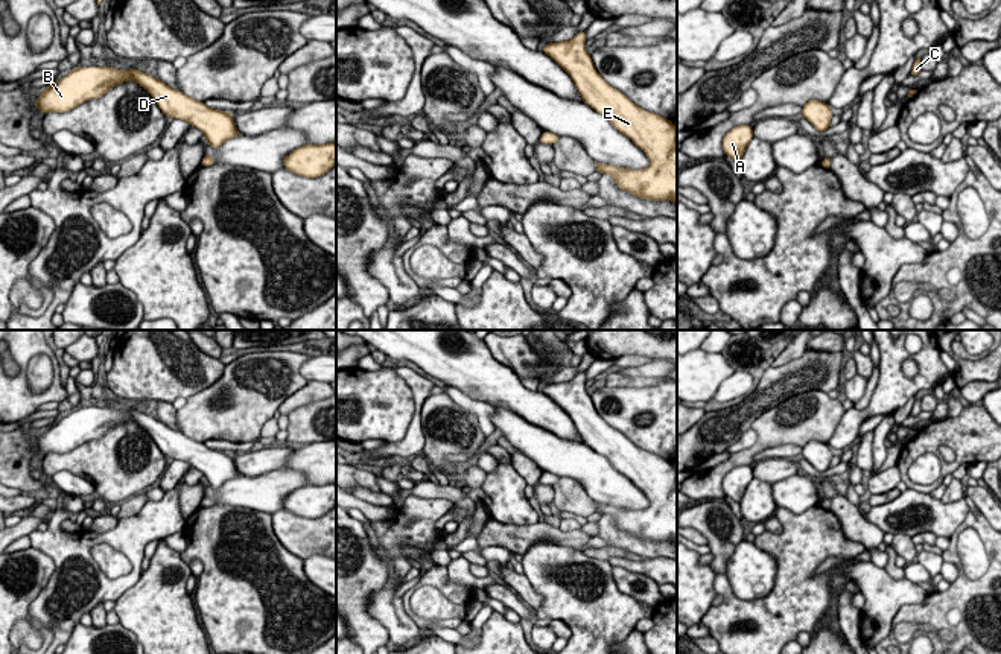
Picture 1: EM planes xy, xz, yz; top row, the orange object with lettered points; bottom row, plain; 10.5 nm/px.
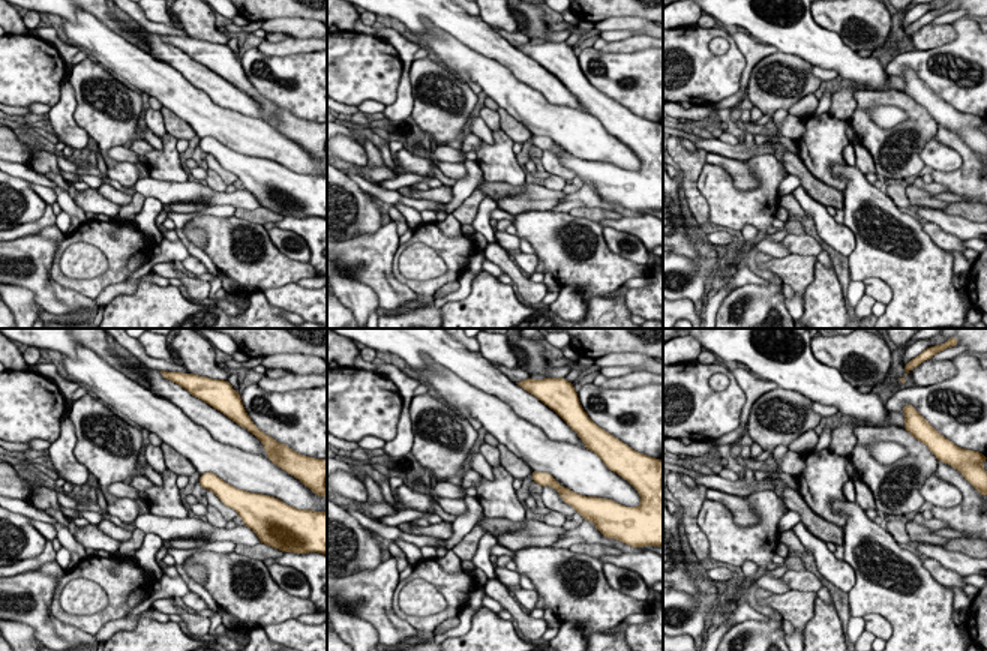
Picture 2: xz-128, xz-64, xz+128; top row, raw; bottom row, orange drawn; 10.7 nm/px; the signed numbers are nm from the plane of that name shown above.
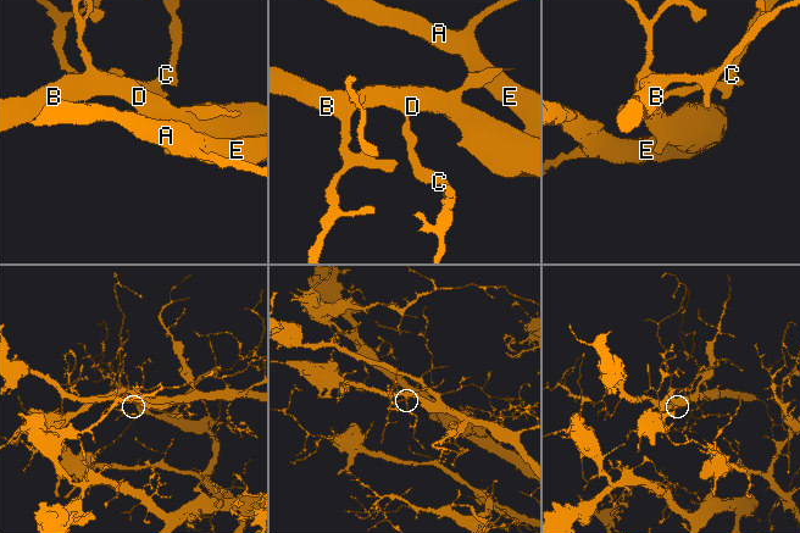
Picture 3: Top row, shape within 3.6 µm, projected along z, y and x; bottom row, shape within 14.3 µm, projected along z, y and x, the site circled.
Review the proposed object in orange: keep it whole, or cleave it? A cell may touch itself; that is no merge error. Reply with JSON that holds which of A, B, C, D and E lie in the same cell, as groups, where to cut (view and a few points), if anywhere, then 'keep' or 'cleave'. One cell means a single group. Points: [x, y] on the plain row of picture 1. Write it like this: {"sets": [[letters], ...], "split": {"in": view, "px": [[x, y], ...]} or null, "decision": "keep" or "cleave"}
{"sets": [["A", "B", "C", "D", "E"]], "split": null, "decision": "keep"}

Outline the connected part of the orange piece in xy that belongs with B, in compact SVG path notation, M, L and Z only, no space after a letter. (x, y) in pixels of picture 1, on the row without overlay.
M76 408L70 415L55 421L35 440L35 449L47 453L67 453L81 444L102 438L114 426L134 421L155 441L164 456L189 462L198 468L208 485L221 488L227 481L242 476L234 464L233 453L213 450L205 443L173 430L158 418L137 409L117 411L103 408Z

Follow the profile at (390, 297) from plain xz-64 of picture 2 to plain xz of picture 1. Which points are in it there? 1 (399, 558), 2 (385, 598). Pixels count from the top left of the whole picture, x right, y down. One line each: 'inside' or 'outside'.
1: inside
2: inside

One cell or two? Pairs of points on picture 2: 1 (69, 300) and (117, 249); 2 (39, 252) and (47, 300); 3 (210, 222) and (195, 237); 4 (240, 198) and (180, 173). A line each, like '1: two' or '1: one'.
1: two
2: one
3: two
4: two

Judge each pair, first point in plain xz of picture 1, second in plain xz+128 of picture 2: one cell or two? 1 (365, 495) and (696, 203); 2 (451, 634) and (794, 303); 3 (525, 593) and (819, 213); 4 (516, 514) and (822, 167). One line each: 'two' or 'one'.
1: two
2: one
3: one
4: one

